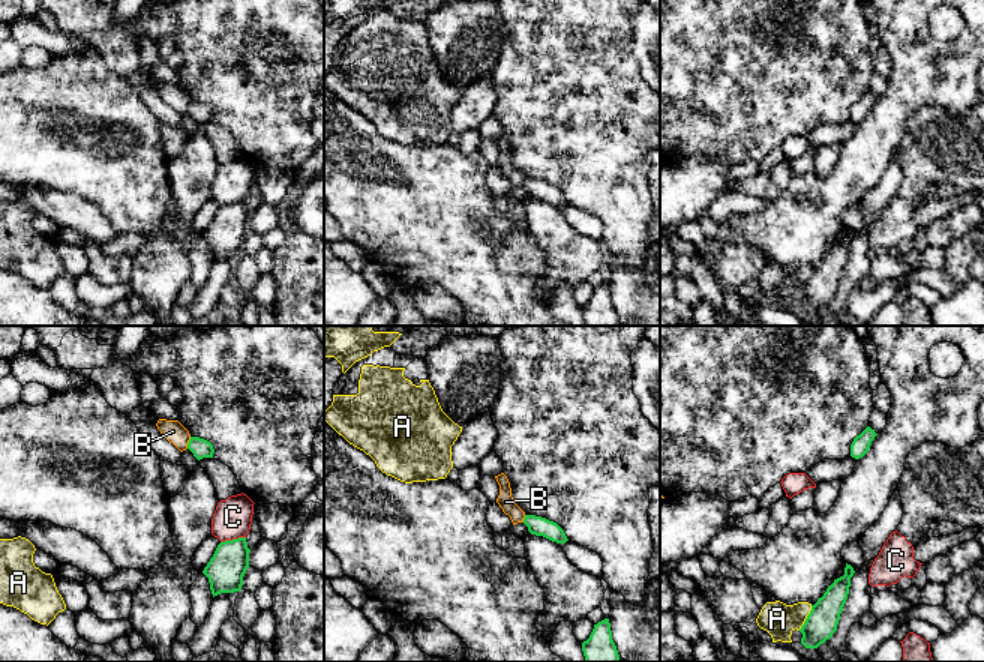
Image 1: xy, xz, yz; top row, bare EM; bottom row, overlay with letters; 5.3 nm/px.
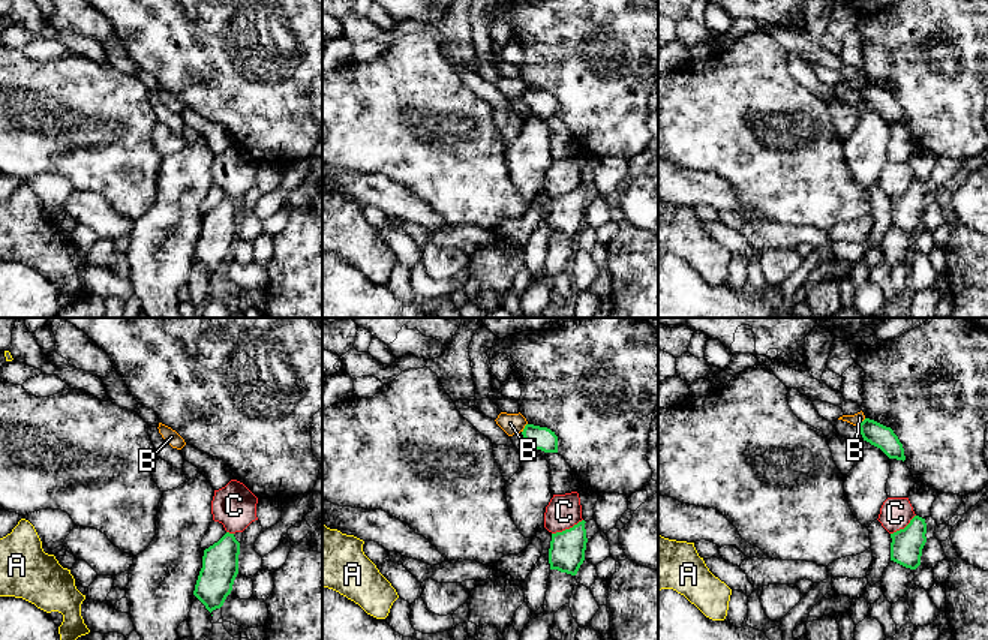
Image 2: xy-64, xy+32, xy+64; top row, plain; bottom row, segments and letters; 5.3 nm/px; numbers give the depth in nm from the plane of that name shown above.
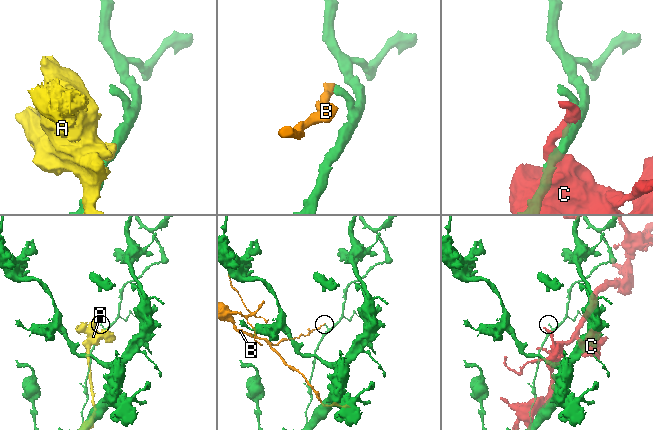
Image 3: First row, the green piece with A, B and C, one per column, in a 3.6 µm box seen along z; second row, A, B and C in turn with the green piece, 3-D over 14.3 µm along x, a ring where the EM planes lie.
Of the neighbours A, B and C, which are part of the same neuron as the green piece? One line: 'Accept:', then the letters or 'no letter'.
Accept: no letter

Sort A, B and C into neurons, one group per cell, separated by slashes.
A / B / C

